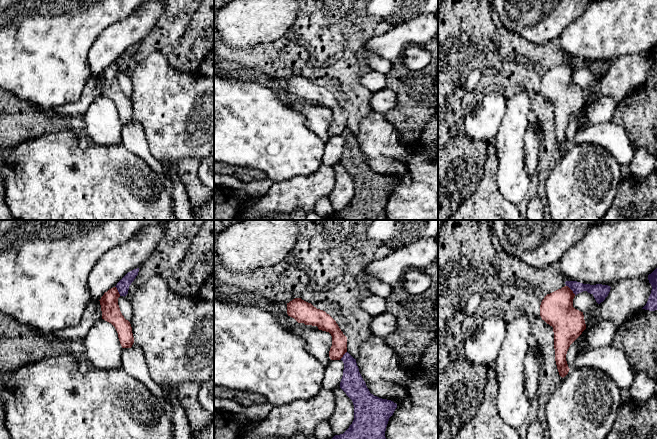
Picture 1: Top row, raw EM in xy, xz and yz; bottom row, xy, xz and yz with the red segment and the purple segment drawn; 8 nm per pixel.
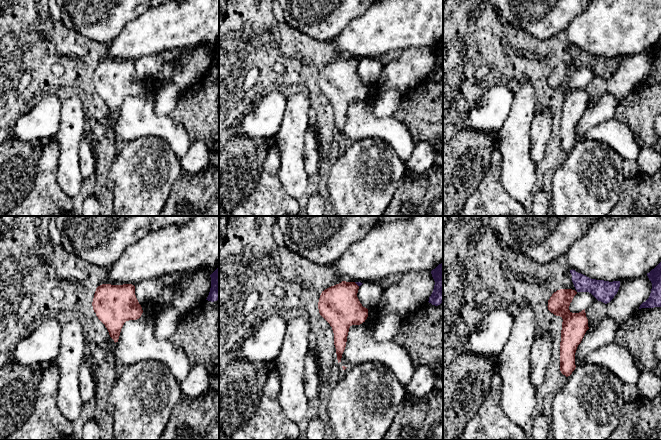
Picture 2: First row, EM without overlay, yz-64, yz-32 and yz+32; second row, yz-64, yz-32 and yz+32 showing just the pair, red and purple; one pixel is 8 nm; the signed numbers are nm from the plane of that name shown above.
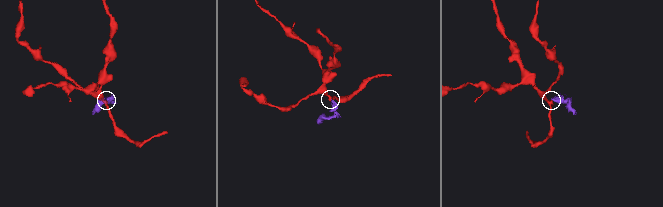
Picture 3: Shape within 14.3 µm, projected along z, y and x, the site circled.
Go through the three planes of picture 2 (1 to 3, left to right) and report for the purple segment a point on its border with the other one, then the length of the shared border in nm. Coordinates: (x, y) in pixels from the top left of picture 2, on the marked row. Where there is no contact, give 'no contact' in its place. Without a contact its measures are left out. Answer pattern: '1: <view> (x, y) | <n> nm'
1: no contact
2: yz-32 (356, 284) | 50 nm
3: no contact

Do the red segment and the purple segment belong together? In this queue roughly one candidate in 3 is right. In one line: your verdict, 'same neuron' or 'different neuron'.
different neuron

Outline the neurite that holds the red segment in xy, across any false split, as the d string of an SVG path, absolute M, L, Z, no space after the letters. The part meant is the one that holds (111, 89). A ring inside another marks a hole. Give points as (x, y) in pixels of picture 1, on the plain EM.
M113 63L104 69L99 76L102 95L115 103L122 124L131 124L134 119L132 103L130 98L124 94L120 87L118 81L119 73L120 70L116 63Z

